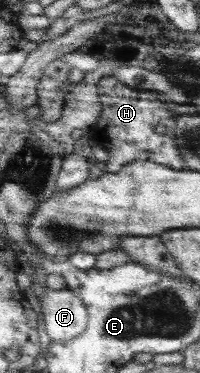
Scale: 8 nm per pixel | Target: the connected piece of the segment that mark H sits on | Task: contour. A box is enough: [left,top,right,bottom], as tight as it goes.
[90,75,183,174]

